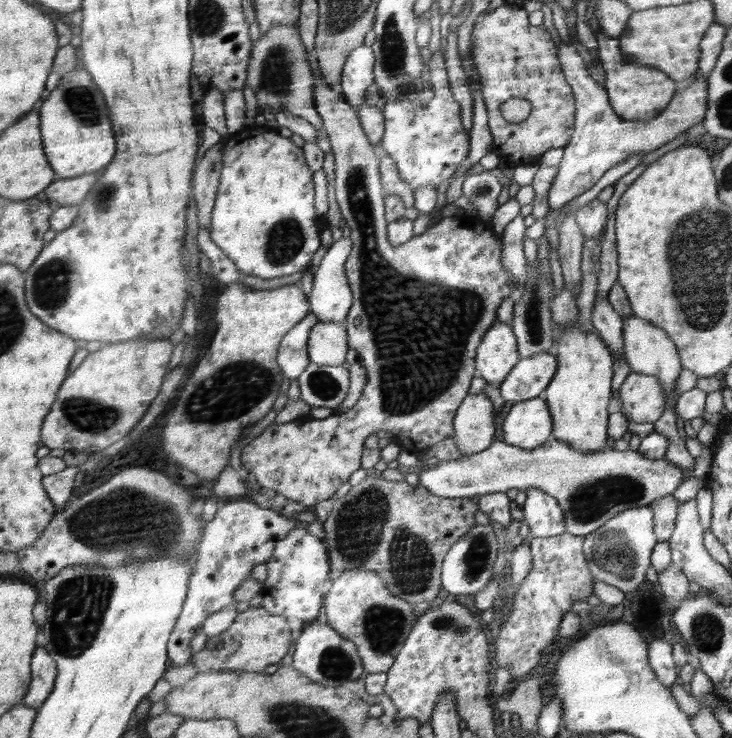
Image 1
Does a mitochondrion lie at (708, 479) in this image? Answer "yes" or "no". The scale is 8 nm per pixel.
no

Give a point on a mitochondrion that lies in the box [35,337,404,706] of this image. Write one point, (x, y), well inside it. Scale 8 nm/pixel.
(95, 522)

